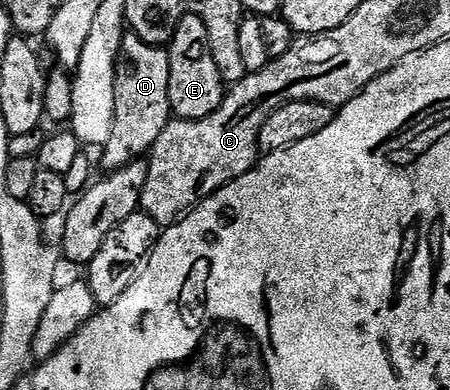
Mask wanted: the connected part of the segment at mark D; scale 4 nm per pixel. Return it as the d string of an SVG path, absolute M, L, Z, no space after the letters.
M130 35L125 38L124 48L120 54L120 60L118 62L118 77L116 79L116 111L114 112L114 122L112 123L112 139L108 139L108 143L101 150L102 153L102 165L103 170L113 171L120 169L125 165L132 163L133 161L145 158L149 154L150 150L154 148L154 144L160 135L164 131L164 127L172 120L172 114L170 111L170 54L165 48L149 45L144 43L139 37Z

